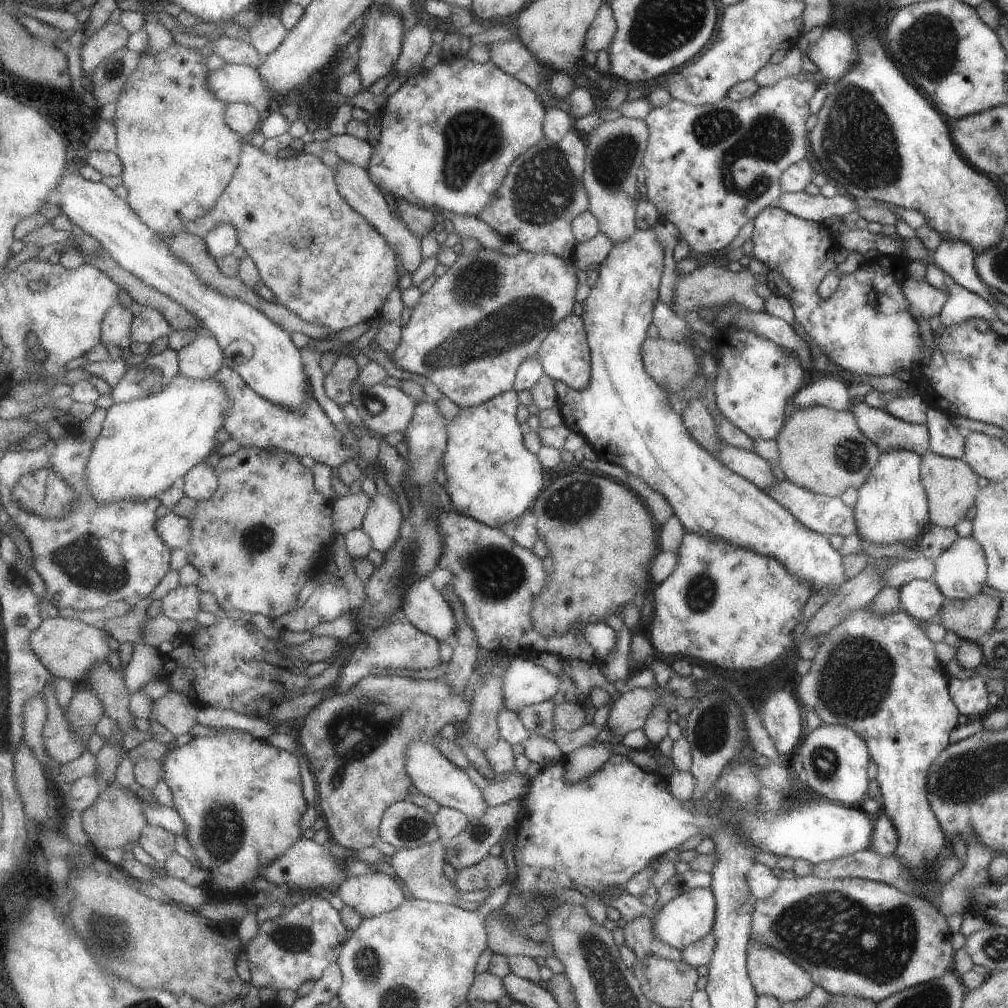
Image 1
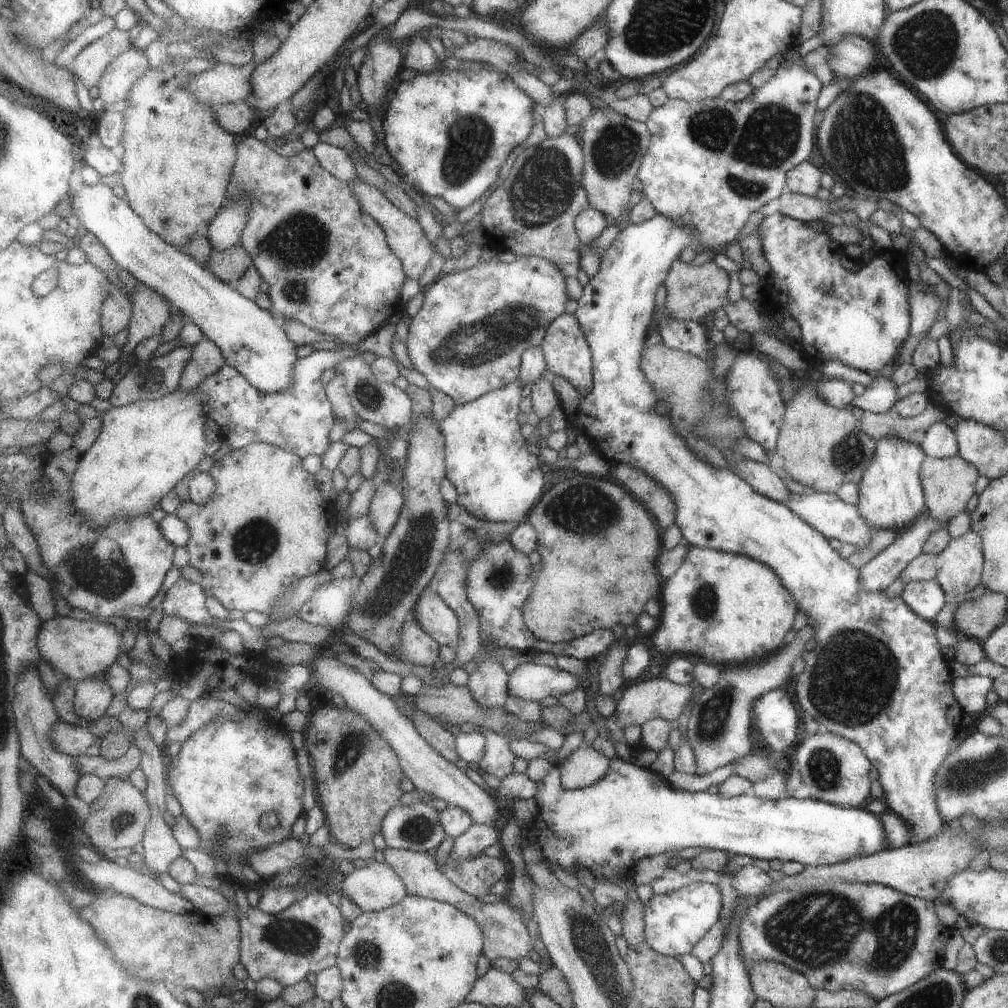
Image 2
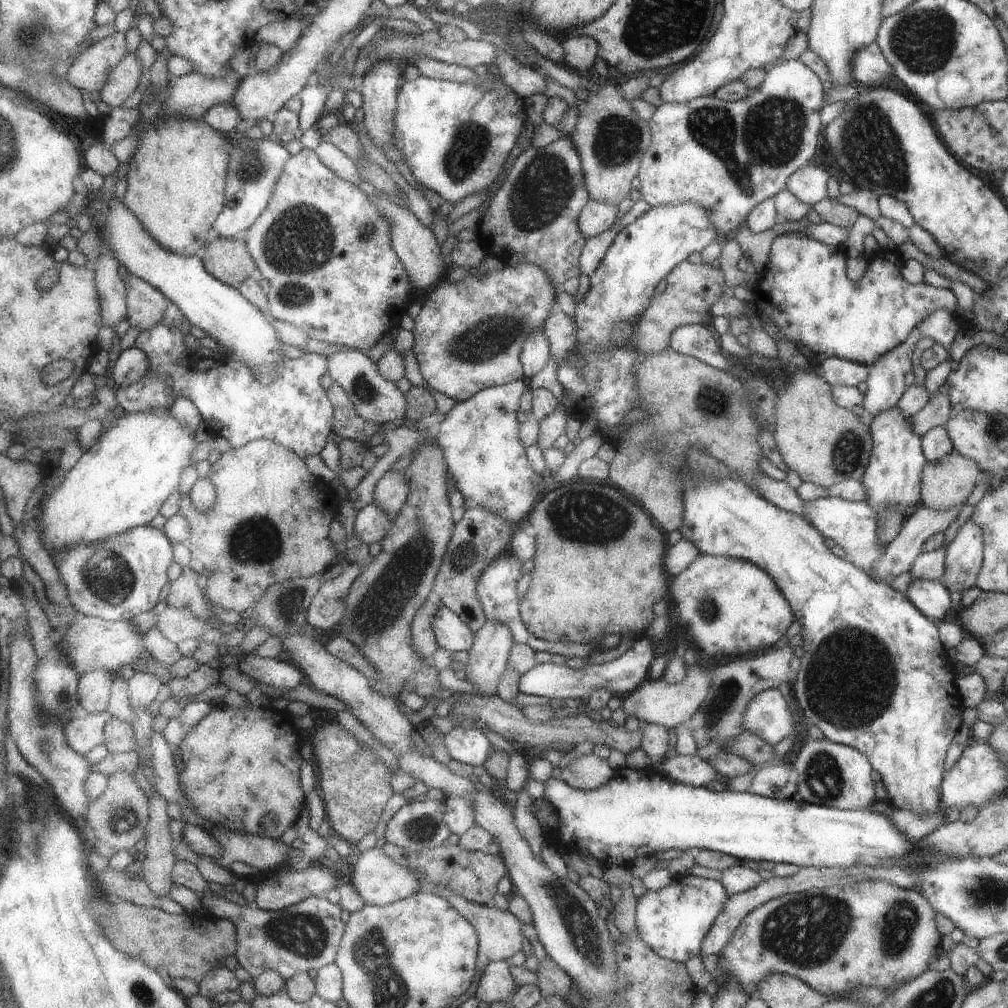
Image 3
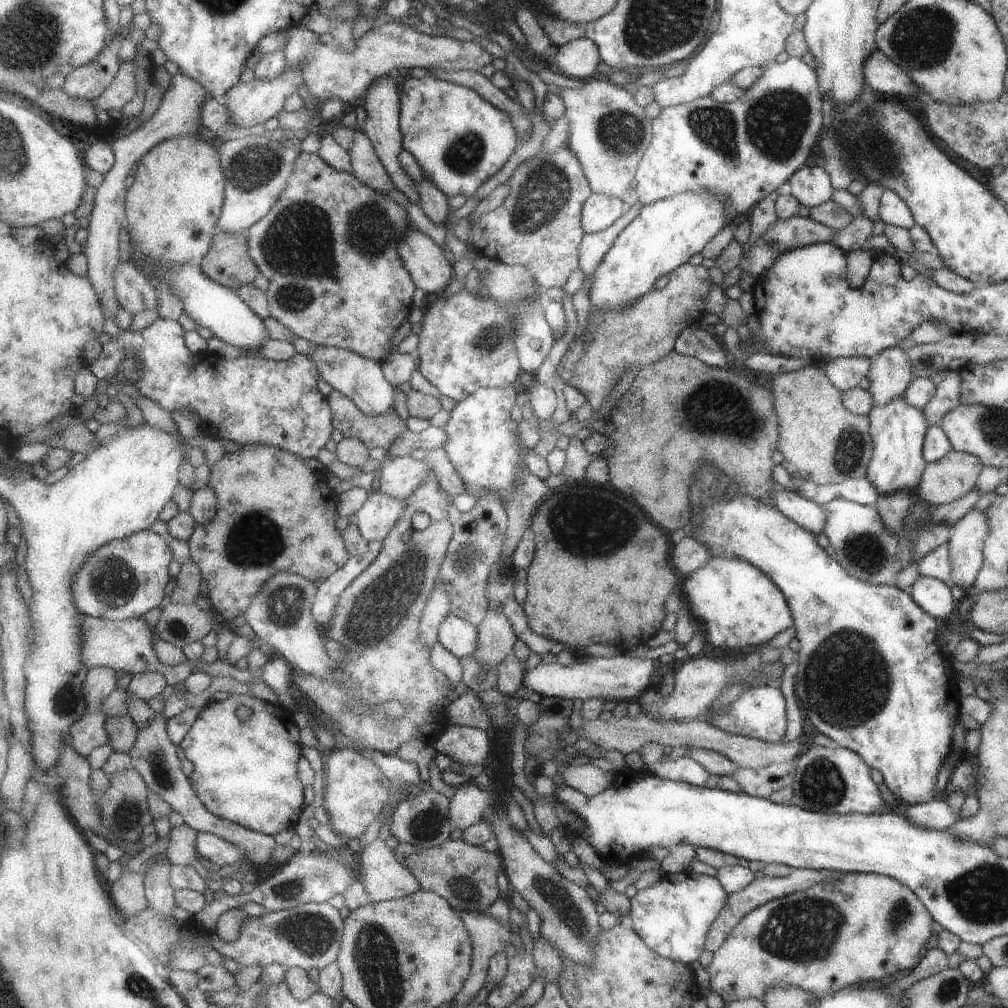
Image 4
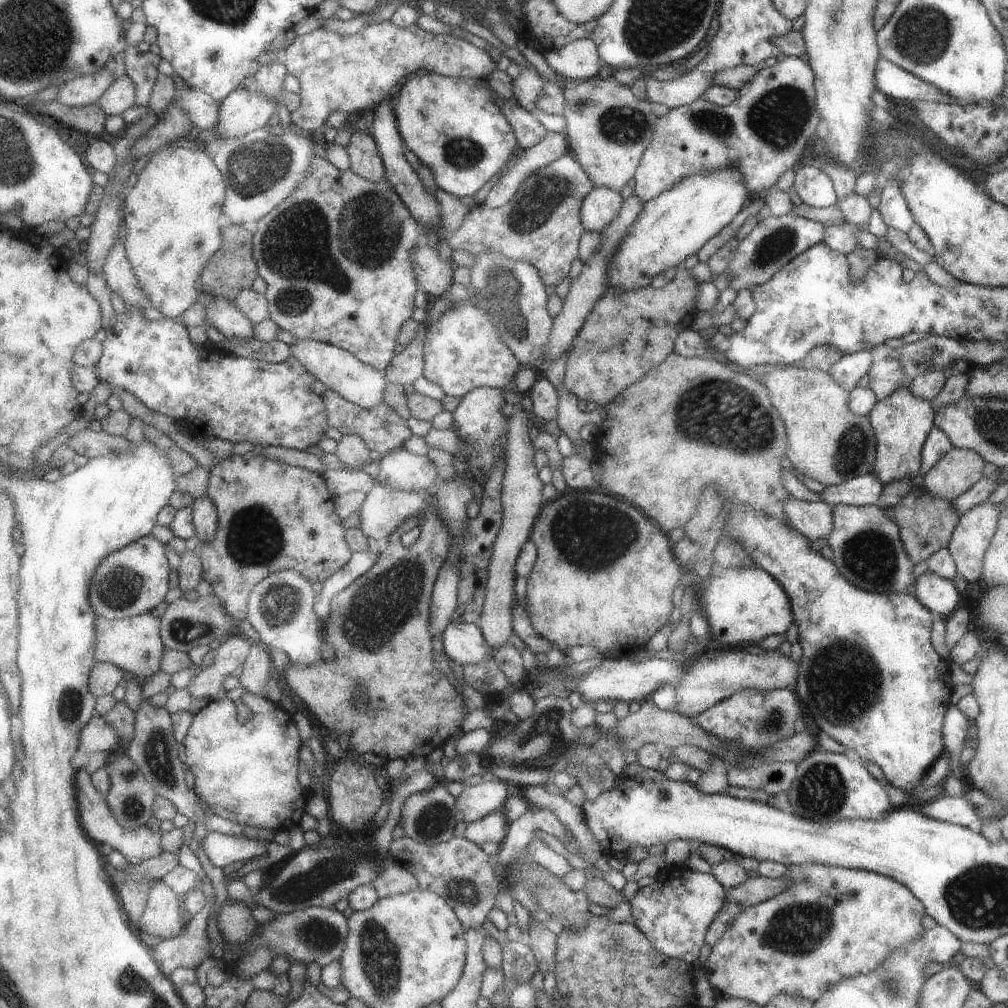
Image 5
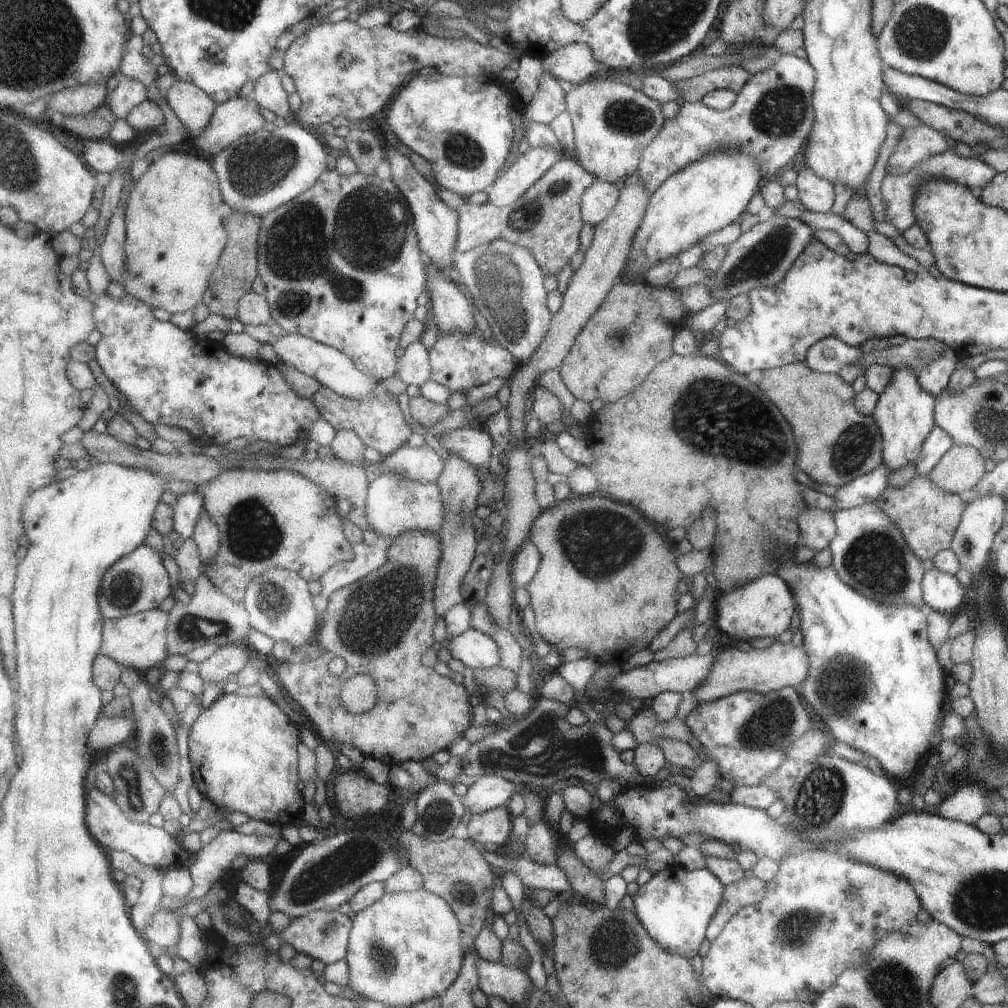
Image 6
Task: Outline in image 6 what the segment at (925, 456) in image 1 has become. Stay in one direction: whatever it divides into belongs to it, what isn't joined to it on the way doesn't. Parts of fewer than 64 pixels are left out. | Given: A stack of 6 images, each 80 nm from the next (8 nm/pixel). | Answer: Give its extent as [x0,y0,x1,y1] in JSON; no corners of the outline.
[927,445,984,494]

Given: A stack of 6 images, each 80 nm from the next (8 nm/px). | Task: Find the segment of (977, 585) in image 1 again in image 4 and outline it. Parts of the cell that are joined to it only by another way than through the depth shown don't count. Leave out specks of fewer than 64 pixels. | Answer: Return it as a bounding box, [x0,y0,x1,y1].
[947,509,988,591]

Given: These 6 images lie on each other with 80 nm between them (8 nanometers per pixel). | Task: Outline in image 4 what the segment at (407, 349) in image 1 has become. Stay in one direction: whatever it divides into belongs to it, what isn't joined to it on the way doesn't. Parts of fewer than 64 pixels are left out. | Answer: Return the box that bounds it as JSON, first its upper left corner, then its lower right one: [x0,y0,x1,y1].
[417,289,523,401]

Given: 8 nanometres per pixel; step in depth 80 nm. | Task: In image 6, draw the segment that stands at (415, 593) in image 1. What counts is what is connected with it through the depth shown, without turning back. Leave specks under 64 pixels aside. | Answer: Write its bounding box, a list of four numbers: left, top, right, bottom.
[447,624,501,669]

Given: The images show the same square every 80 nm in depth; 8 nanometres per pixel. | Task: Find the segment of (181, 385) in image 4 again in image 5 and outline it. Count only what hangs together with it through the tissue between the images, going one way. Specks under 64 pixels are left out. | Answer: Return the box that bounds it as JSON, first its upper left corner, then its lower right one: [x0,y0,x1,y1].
[95,306,332,451]

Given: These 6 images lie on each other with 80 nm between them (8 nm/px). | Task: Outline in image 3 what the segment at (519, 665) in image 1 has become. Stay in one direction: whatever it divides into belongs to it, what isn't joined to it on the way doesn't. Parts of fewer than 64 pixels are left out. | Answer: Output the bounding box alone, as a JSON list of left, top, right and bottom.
[519,637,655,700]

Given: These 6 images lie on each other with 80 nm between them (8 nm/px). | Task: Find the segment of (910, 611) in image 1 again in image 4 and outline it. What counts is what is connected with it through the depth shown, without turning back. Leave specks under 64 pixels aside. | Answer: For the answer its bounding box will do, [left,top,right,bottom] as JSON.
[907,575,957,621]

